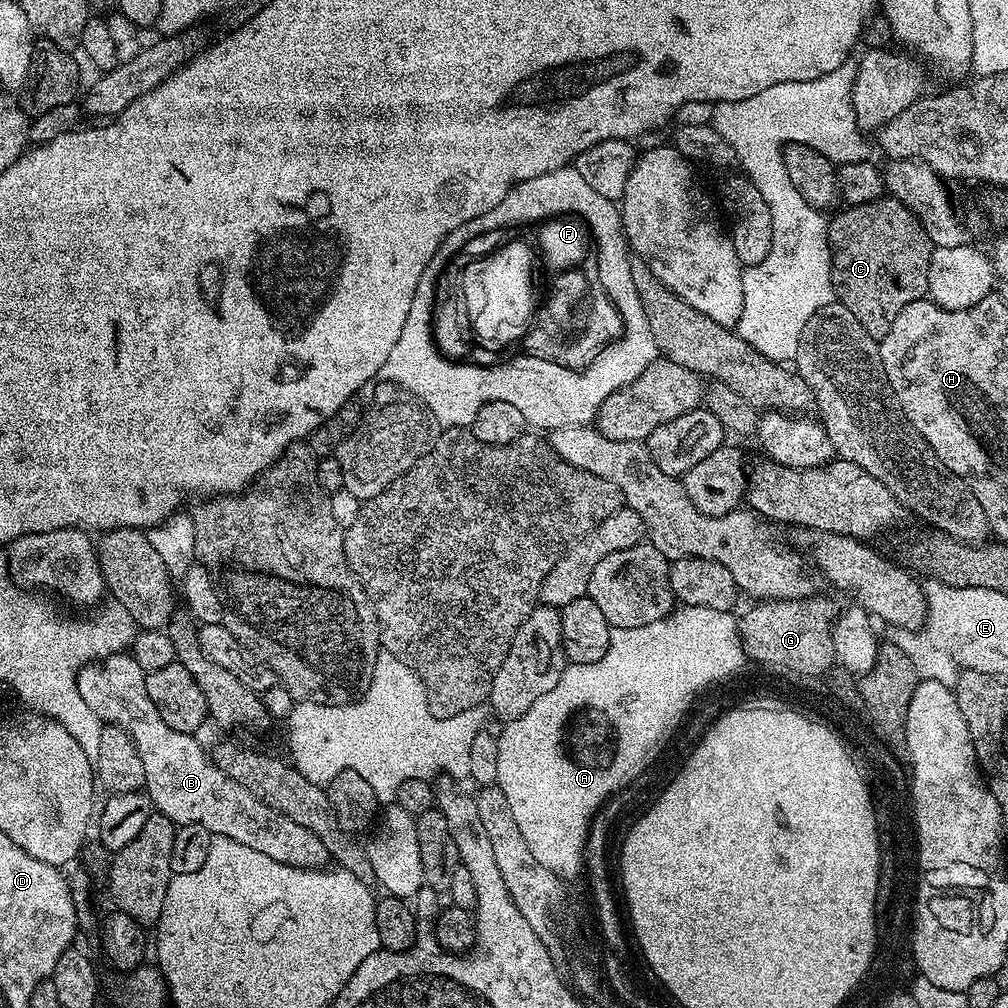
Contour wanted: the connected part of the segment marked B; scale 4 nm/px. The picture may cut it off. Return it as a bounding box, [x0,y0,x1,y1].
[74,651,330,868]

